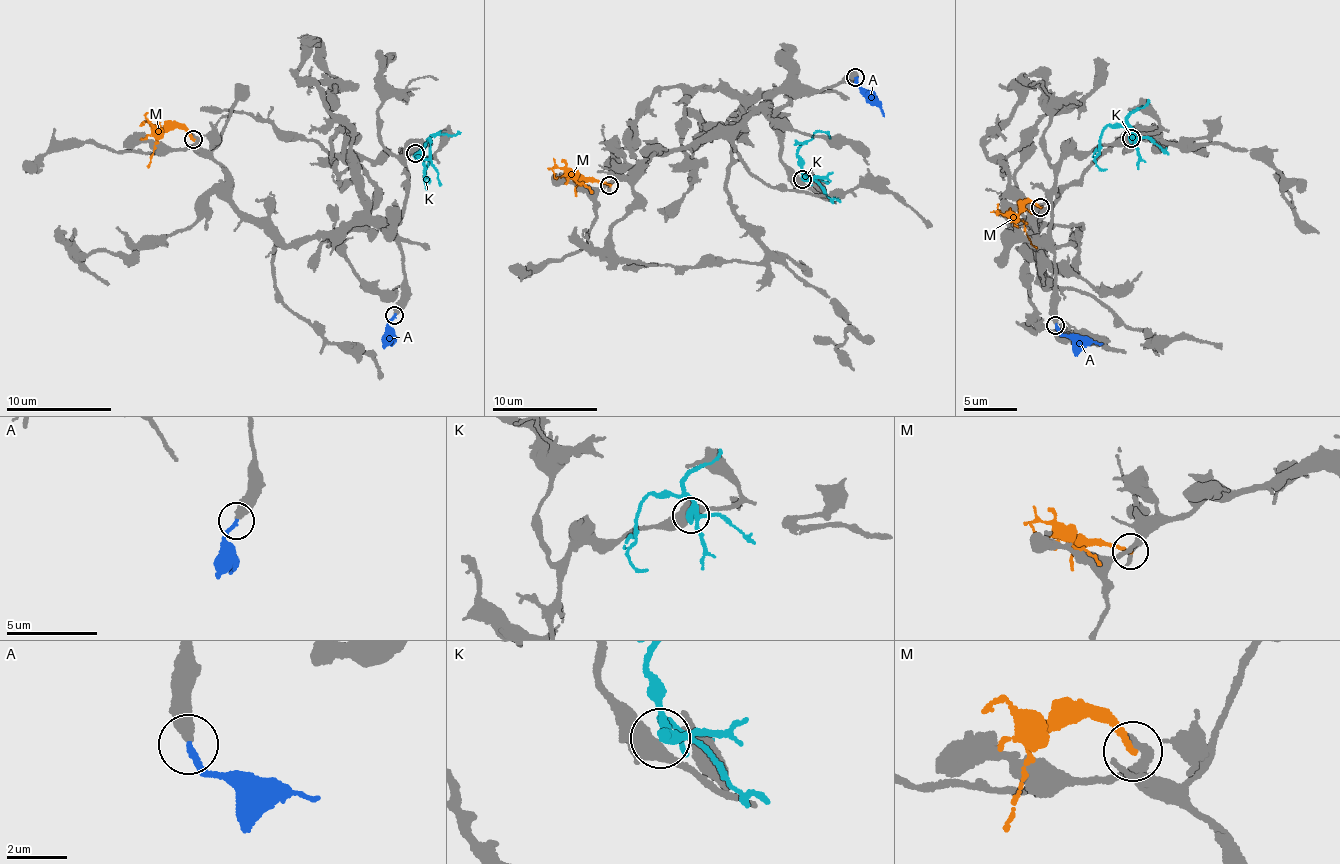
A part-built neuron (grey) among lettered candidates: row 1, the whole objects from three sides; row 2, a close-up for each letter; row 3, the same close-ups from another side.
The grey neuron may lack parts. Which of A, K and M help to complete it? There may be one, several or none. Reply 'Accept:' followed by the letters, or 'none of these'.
Accept: A

